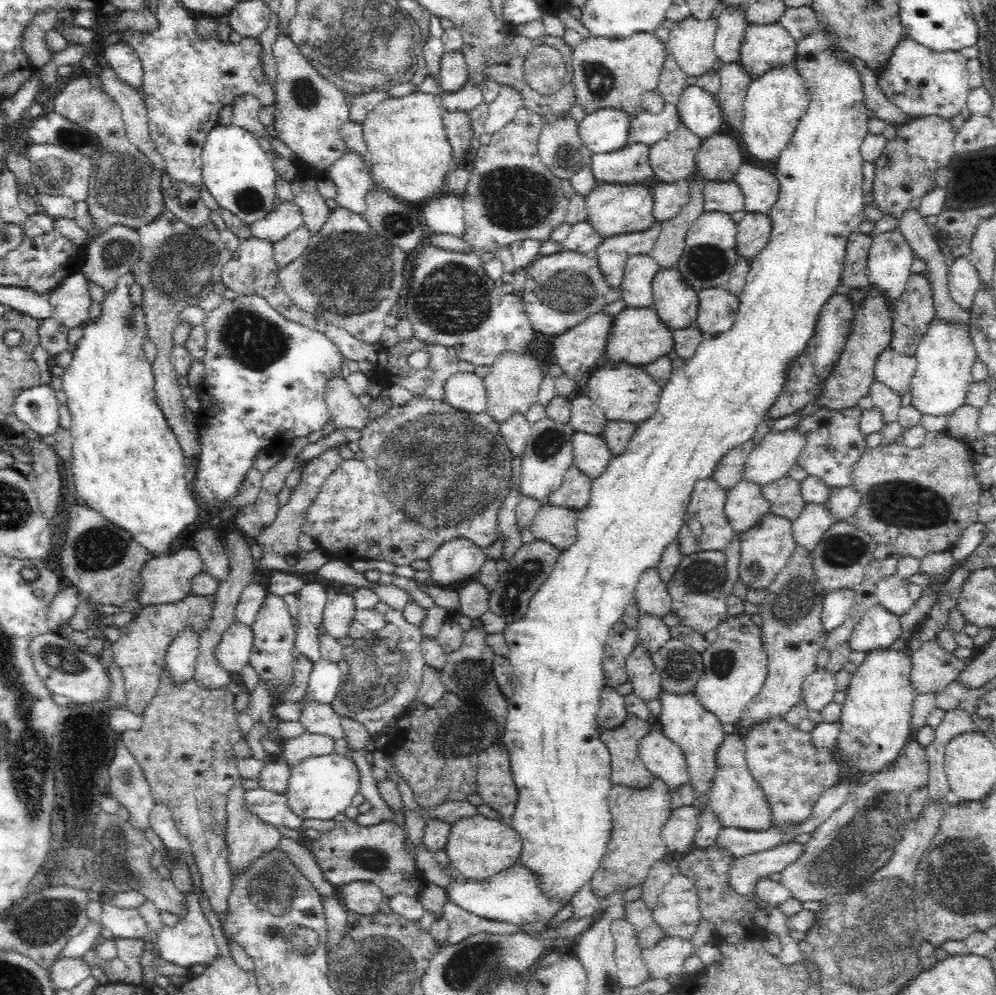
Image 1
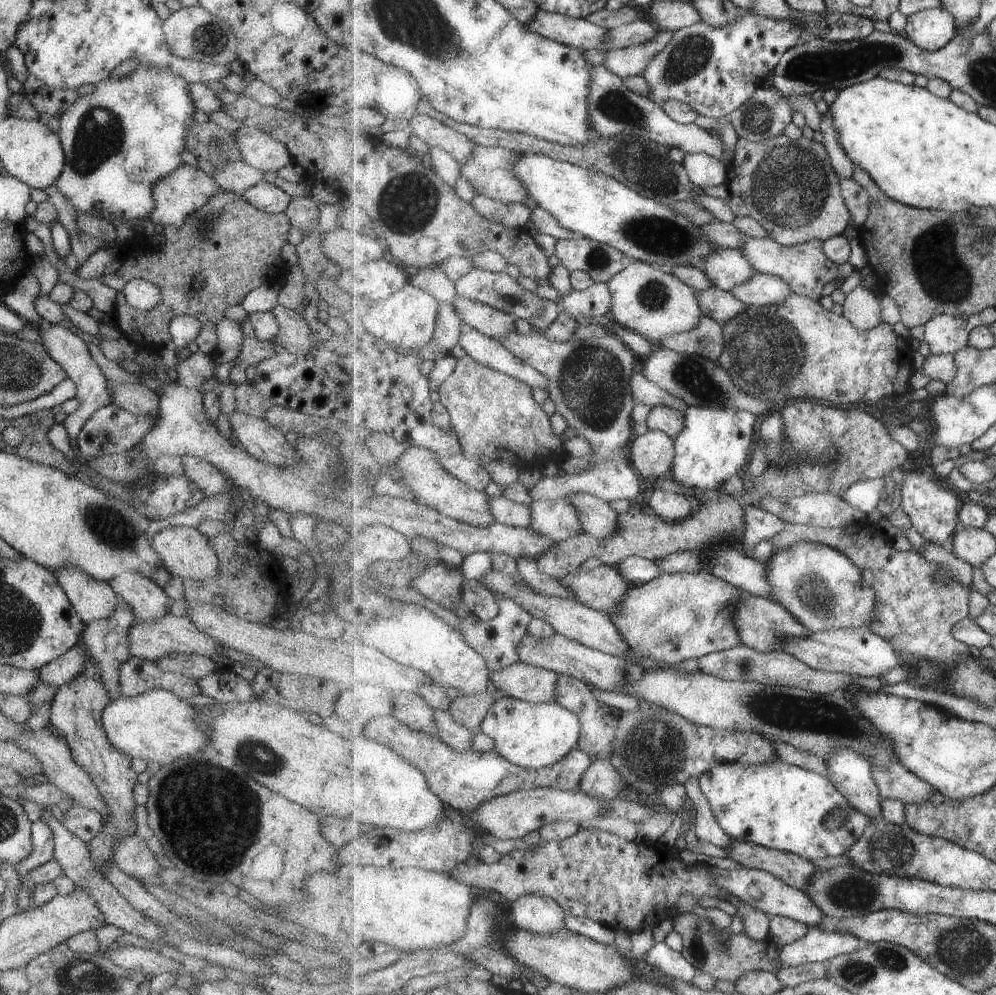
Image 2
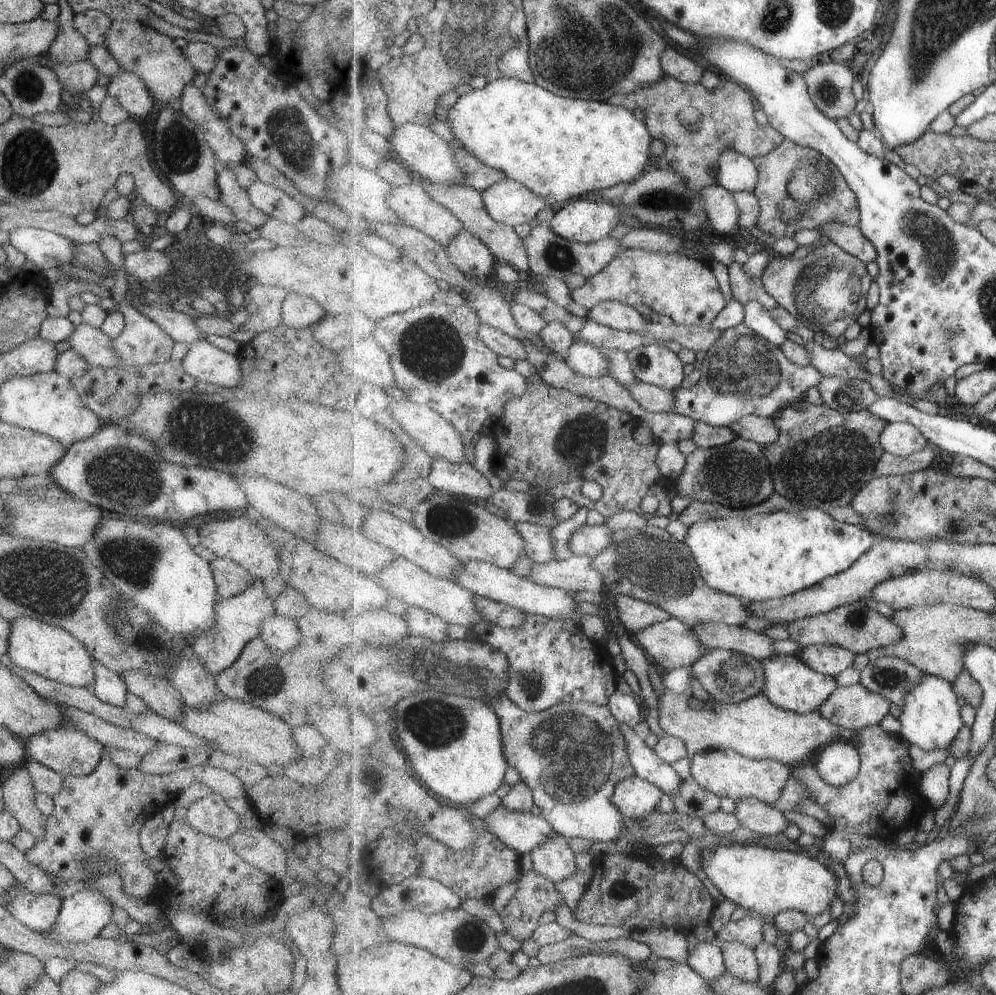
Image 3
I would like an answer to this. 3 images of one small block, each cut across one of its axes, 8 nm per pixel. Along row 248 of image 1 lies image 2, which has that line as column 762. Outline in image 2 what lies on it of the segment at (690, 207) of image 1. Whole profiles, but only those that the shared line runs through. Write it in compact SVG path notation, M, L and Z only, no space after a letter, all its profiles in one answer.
M741 643L736 647L715 651L698 658L700 670L711 673L730 681L755 681L765 686L797 687L813 691L820 695L831 694L837 690L847 689L850 685L857 685L869 691L877 691L878 680L876 677L851 676L843 673L831 673L811 668L802 660L786 653L785 651L759 652L748 644Z

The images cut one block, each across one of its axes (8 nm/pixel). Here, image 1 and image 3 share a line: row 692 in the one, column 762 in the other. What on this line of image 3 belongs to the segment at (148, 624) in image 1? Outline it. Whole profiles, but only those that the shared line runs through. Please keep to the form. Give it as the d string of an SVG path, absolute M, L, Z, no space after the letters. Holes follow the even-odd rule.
M663 75L662 79L652 85L636 88L632 93L617 93L607 102L618 107L625 107L644 118L653 138L666 144L665 152L656 160L657 168L673 171L684 177L686 185L693 190L700 191L706 186L719 185L720 156L721 153L731 147L750 159L768 155L774 151L783 141L784 136L773 126L761 125L755 118L755 104L751 92L737 81L719 81L713 89L707 89L703 84L684 83L674 76ZM717 168L715 176L709 172Z

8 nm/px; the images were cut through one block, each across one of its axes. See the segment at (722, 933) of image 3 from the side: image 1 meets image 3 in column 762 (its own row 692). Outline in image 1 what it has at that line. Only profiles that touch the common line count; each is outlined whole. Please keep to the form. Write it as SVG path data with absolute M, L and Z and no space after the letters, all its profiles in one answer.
M934 640L924 642L909 656L910 680L916 694L939 695L950 686L969 661L955 658Z

